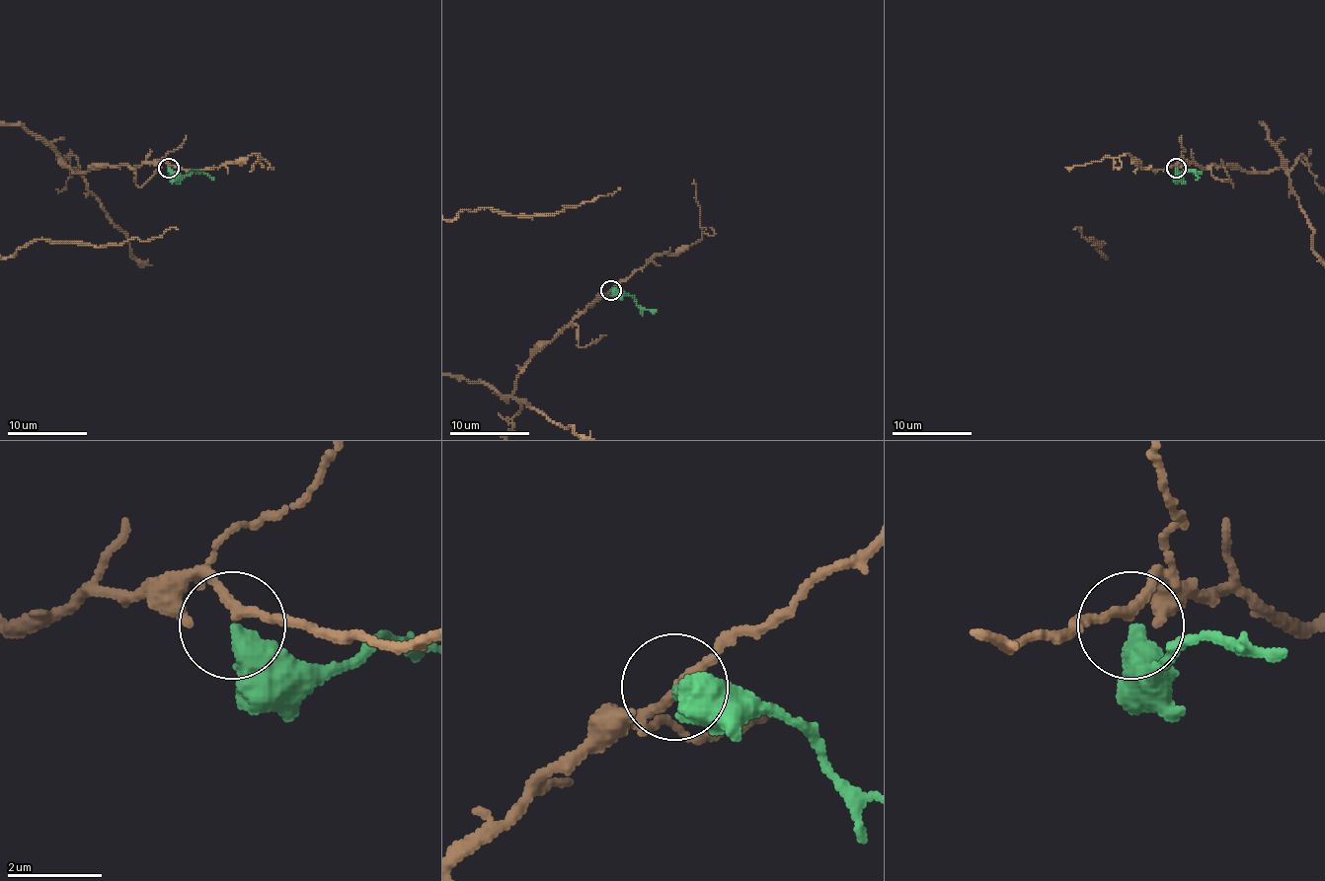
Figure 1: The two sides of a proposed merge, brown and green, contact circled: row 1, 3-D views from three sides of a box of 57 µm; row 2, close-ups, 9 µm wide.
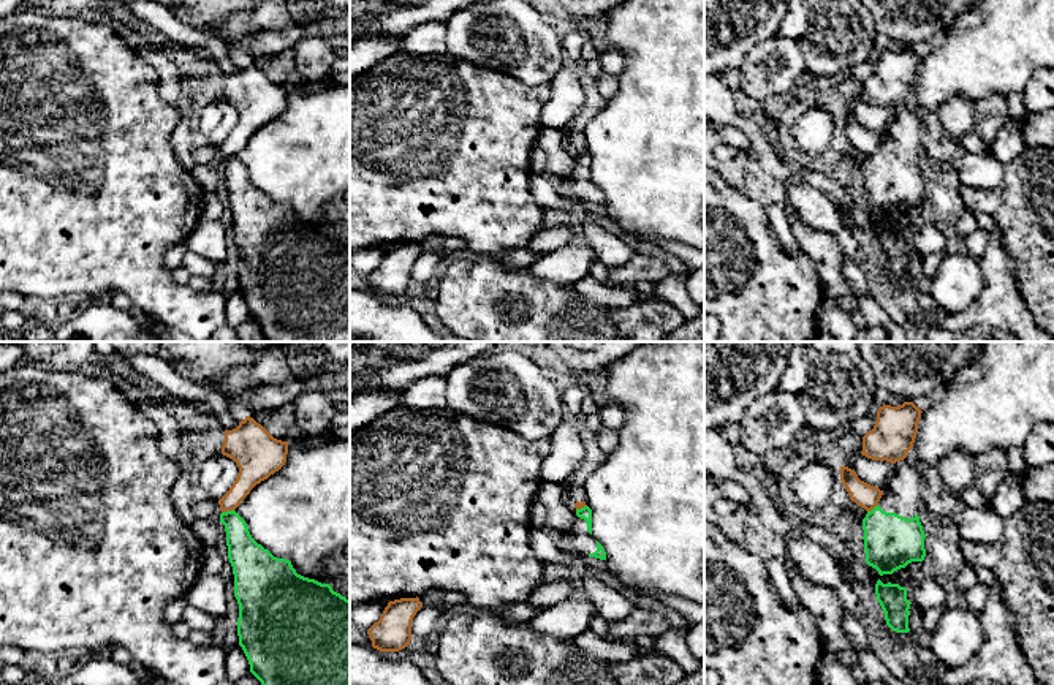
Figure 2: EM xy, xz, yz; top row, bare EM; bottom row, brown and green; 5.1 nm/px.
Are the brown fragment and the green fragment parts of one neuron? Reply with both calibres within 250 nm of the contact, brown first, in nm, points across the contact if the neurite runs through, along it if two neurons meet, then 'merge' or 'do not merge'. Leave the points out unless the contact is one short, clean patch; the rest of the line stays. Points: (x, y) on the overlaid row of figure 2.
calibres 150 and 170 nm; border xy (233, 508), (222, 513); do not merge

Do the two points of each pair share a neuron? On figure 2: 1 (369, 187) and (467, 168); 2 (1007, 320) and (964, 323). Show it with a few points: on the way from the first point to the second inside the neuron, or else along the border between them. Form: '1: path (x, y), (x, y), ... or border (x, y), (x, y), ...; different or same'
1: path (393, 190), (415, 181), (443, 177); same
2: path (996, 317), (975, 317); same

